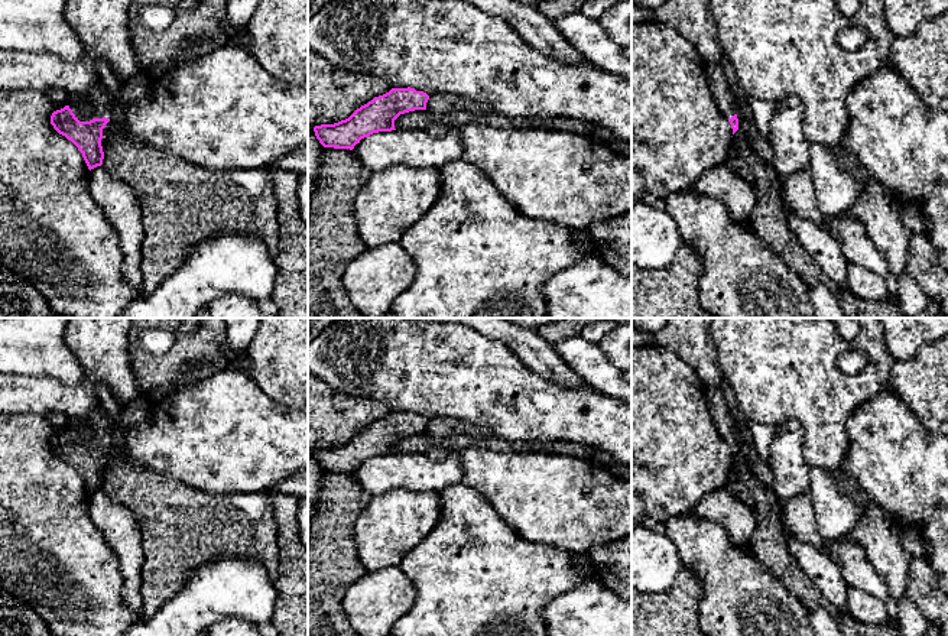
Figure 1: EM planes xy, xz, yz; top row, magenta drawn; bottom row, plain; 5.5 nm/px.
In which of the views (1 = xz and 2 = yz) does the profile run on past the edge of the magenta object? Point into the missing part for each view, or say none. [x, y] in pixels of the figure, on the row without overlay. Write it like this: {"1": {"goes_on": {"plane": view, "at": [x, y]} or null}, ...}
{"1": {"goes_on": null}, "2": {"goes_on": null}}

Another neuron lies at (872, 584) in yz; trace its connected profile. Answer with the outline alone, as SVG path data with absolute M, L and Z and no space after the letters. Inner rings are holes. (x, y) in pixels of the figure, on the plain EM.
M847 536L824 541L827 555L838 565L847 588L869 591L886 600L889 591L884 580L871 567L864 549Z

